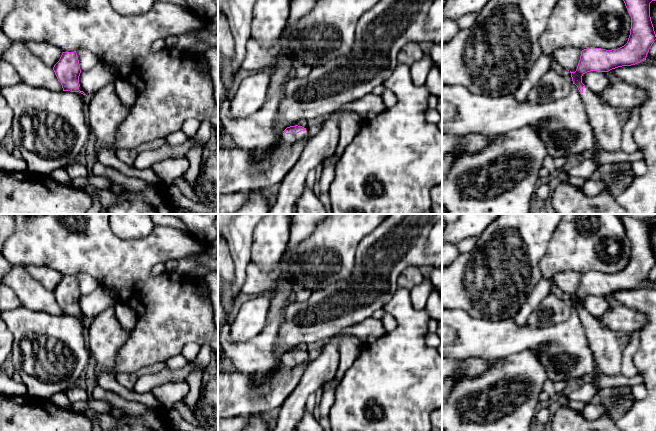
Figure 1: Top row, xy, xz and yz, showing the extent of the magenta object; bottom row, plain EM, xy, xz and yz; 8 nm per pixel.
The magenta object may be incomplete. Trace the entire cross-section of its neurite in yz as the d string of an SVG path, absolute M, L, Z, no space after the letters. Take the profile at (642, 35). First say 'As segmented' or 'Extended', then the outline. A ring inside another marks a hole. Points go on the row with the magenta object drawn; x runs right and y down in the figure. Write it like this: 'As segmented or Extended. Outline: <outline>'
Extended. Outline: M623 0L631 17L631 29L627 43L612 50L590 47L581 51L575 72L571 72L573 84L580 92L589 120L595 129L598 147L608 152L621 150L623 120L621 111L604 102L598 94L582 83L582 76L590 71L608 72L631 66L647 57L656 34L650 17L650 3L656 0Z

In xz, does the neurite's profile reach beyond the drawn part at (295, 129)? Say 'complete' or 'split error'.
split error

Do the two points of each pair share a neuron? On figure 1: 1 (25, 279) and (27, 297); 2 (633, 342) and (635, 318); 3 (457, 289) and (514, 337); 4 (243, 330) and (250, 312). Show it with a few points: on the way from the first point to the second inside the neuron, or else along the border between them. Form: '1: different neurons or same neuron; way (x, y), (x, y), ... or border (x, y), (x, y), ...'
1: same neuron; way (25, 283), (27, 293)
2: different neurons; border (641, 329), (634, 330), (626, 336)
3: different neurons; border (471, 315), (477, 318), (493, 320), (513, 318)
4: same neuron; way (244, 326), (250, 319), (250, 316)

